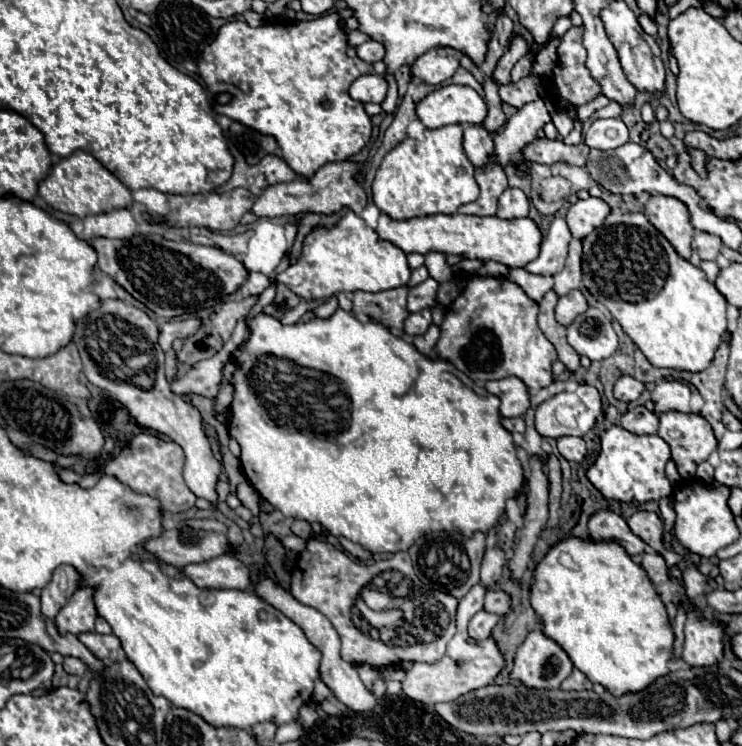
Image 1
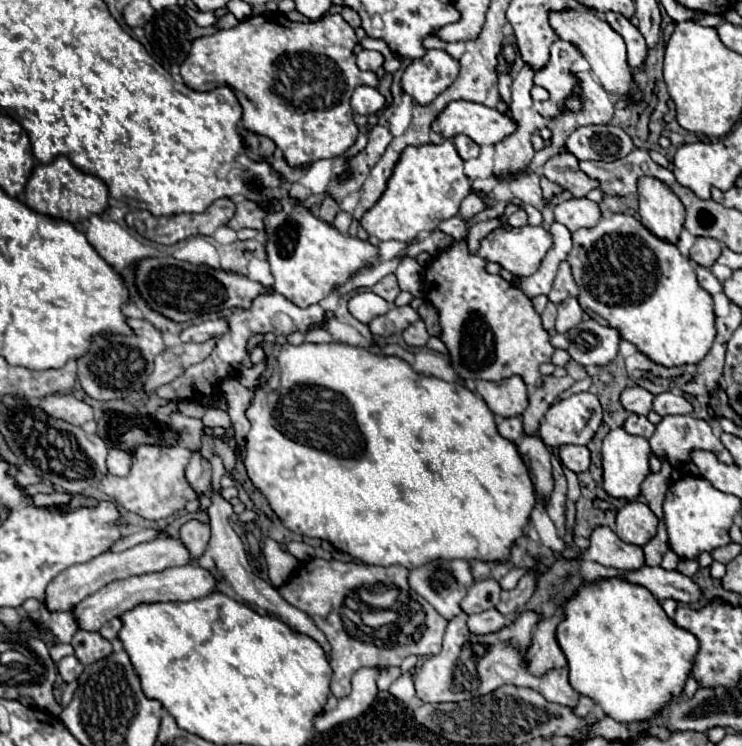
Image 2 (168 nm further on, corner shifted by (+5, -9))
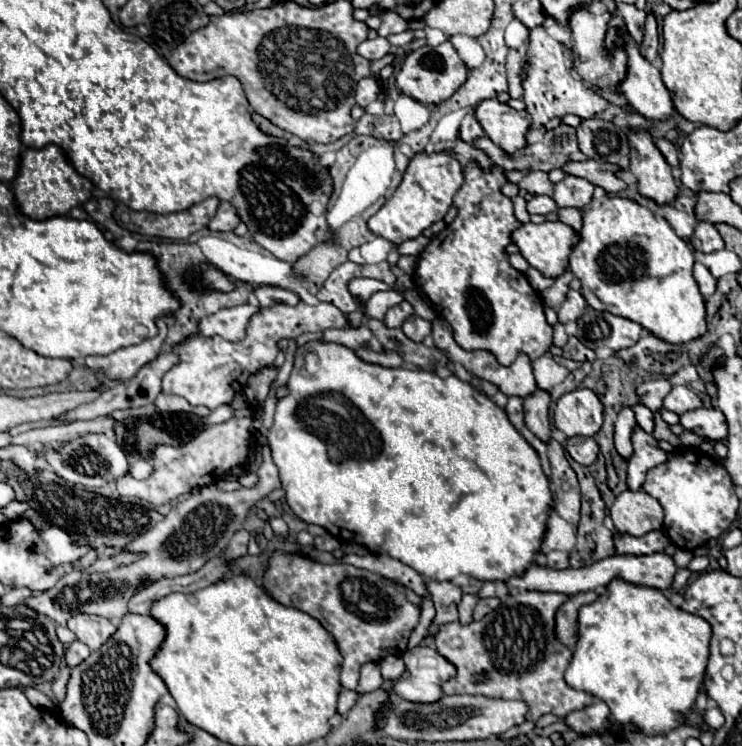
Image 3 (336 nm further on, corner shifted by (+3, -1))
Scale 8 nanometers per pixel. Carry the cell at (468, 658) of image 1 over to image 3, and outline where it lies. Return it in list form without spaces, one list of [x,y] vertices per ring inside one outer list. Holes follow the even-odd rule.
[[[519,591],[515,595],[507,595],[511,599],[499,605],[499,611],[483,617],[481,621],[471,621],[469,625],[461,625],[459,621],[443,625],[435,637],[435,649],[443,655],[451,665],[455,665],[457,675],[441,685],[445,695],[467,693],[467,695],[487,695],[487,697],[503,697],[503,699],[523,699],[529,703],[529,719],[537,721],[545,713],[553,713],[557,717],[565,717],[571,711],[585,709],[593,703],[593,695],[587,691],[577,691],[569,687],[563,679],[563,673],[571,661],[571,651],[565,645],[555,641],[555,609],[567,601],[563,593],[543,593],[543,591]]]

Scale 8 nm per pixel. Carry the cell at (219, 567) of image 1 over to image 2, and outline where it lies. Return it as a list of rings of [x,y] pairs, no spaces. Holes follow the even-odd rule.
[[[183,565],[183,567],[171,567],[161,573],[147,573],[147,575],[137,575],[121,581],[113,581],[99,589],[97,593],[89,595],[85,601],[81,601],[75,607],[75,617],[79,621],[81,629],[87,631],[99,631],[109,619],[119,617],[127,613],[129,609],[141,605],[141,603],[159,603],[159,601],[191,601],[205,597],[215,591],[215,579],[211,577],[209,571],[201,569],[199,565]]]

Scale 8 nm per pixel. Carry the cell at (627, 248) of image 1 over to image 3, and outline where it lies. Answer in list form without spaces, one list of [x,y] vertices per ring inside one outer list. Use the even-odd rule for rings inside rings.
[[[607,197],[597,209],[583,213],[579,243],[569,257],[569,269],[581,281],[581,293],[593,309],[627,317],[671,345],[689,343],[707,333],[705,299],[693,277],[693,263],[691,245],[677,237],[663,217],[623,197]]]

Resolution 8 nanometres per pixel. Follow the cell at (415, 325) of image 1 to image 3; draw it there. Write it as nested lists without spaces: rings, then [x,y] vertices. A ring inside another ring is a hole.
[[[413,315],[409,317],[405,323],[403,323],[403,333],[413,339],[413,341],[423,341],[427,335],[431,335],[431,323],[419,315]]]

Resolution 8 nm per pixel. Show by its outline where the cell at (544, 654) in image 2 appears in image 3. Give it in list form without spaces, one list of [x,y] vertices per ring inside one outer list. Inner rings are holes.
[[[595,591],[589,593],[575,593],[571,595],[557,611],[557,619],[555,619],[555,637],[559,639],[559,643],[563,643],[567,649],[575,647],[577,641],[577,611],[581,605],[593,603],[597,599]]]

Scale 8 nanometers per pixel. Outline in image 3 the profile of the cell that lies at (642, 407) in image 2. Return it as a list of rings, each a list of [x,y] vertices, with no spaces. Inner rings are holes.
[[[653,379],[647,383],[641,383],[635,393],[641,405],[649,407],[651,411],[657,411],[663,403],[663,397],[671,391],[671,383],[667,379]]]

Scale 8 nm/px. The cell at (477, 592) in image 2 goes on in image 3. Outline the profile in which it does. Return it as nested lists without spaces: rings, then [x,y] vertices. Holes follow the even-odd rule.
[[[473,593],[463,595],[463,599],[461,599],[461,603],[459,603],[459,621],[461,621],[463,625],[473,621],[473,619],[471,619],[471,613],[473,613],[473,609],[475,609],[477,603],[479,603],[479,597],[477,597],[477,595],[473,595]]]

